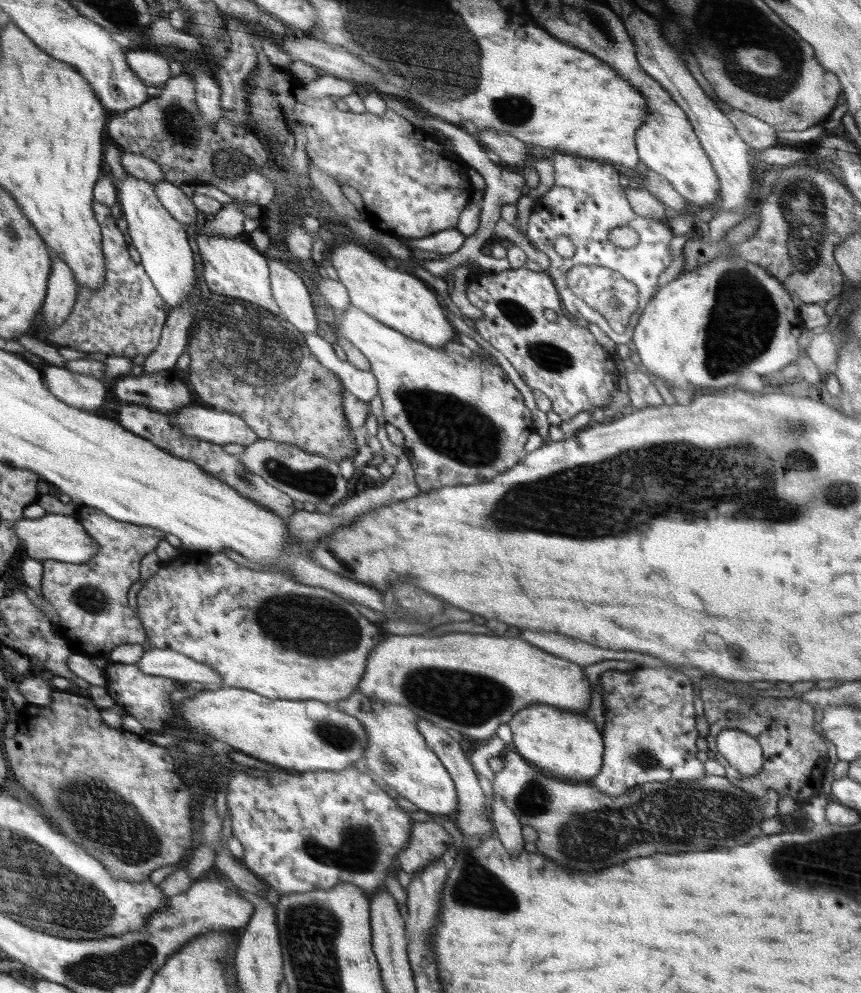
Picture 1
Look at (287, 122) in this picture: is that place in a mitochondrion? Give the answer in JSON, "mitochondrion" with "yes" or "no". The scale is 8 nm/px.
{"mitochondrion":"no"}

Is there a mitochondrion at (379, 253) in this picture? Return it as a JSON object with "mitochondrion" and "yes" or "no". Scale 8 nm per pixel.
{"mitochondrion":"no"}

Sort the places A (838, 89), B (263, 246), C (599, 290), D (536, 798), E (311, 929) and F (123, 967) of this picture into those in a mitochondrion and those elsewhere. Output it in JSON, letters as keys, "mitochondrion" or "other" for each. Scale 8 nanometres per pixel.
{"A":"other","B":"other","C":"other","D":"mitochondrion","E":"mitochondrion","F":"mitochondrion"}

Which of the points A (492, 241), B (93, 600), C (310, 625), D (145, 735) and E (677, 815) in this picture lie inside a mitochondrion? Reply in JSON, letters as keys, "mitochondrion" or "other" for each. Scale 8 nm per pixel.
{"A":"other","B":"mitochondrion","C":"mitochondrion","D":"other","E":"mitochondrion"}

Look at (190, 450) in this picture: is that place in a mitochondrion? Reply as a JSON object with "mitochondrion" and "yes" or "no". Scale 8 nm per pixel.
{"mitochondrion":"no"}

